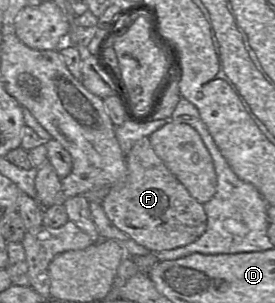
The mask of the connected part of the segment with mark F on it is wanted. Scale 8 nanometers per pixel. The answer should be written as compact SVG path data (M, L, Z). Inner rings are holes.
M148 137L134 143L126 155L126 165L125 176L109 188L101 203L118 229L151 252L188 245L204 233L207 216L203 204L192 197L168 170L154 152Z

